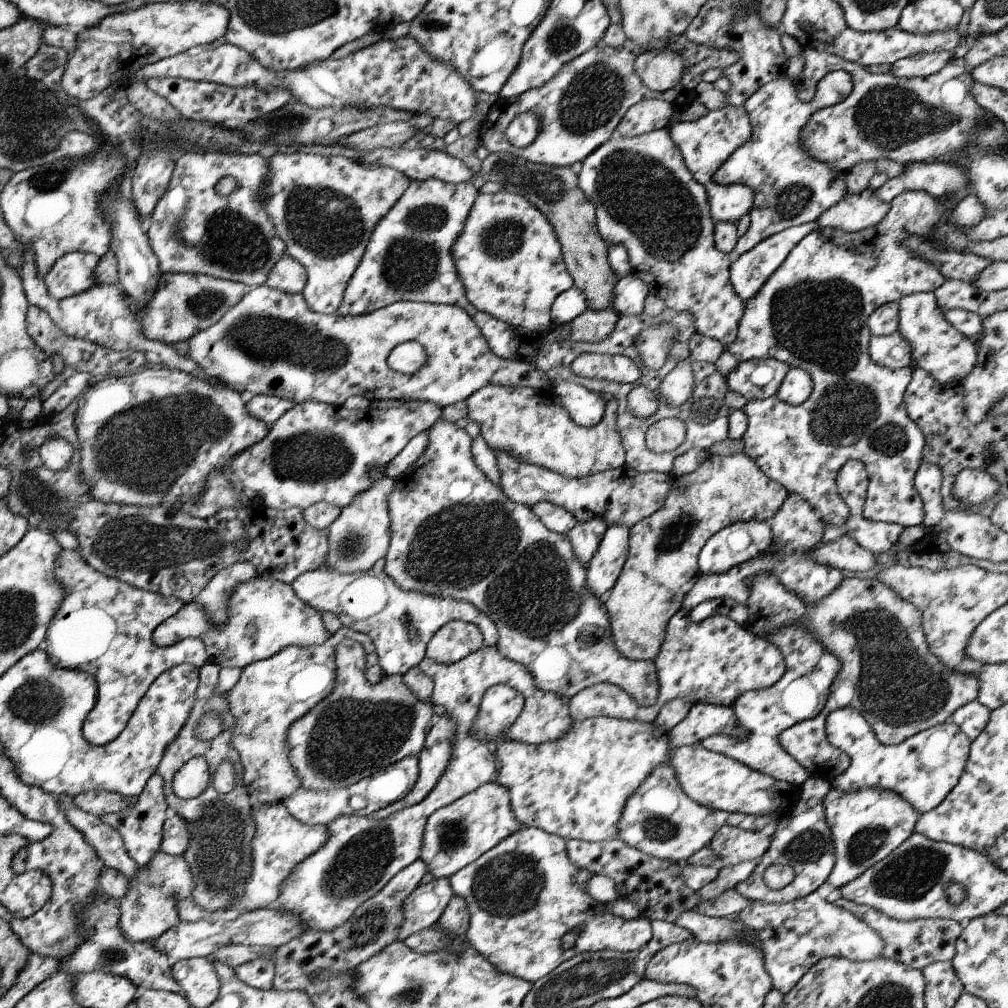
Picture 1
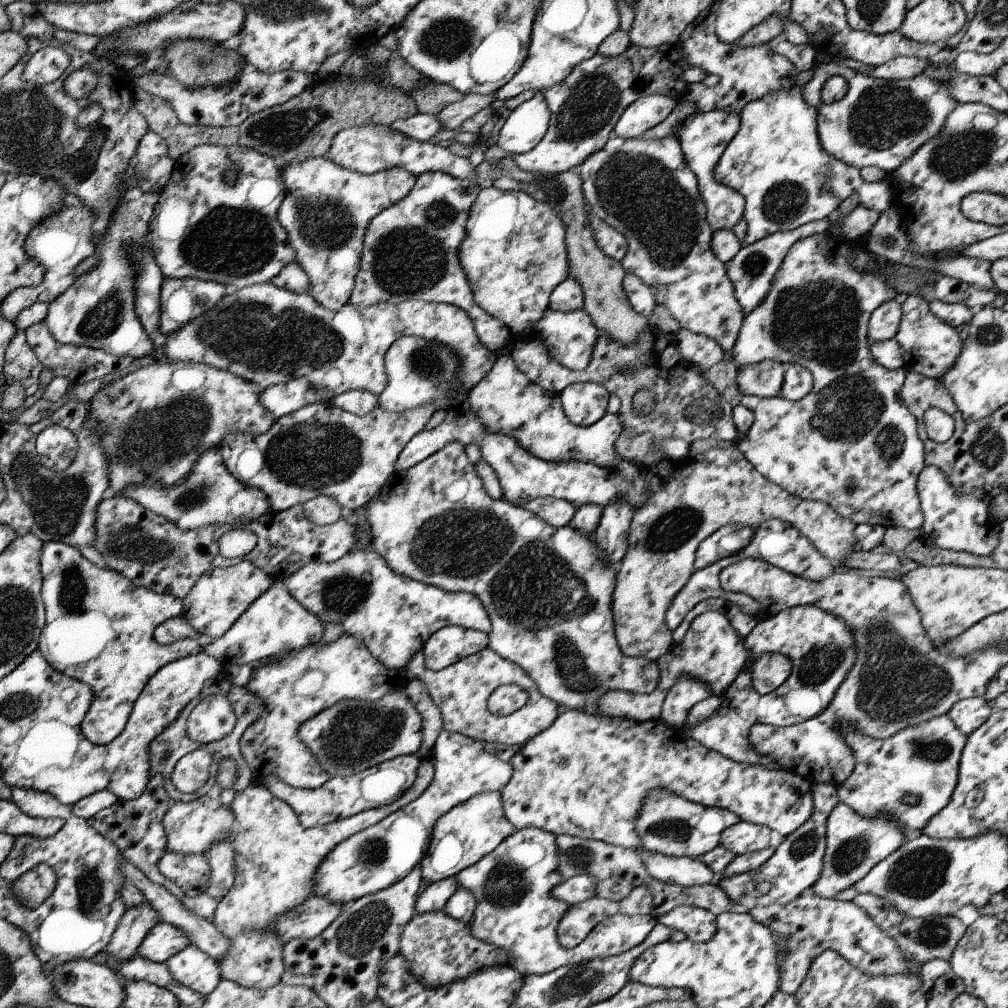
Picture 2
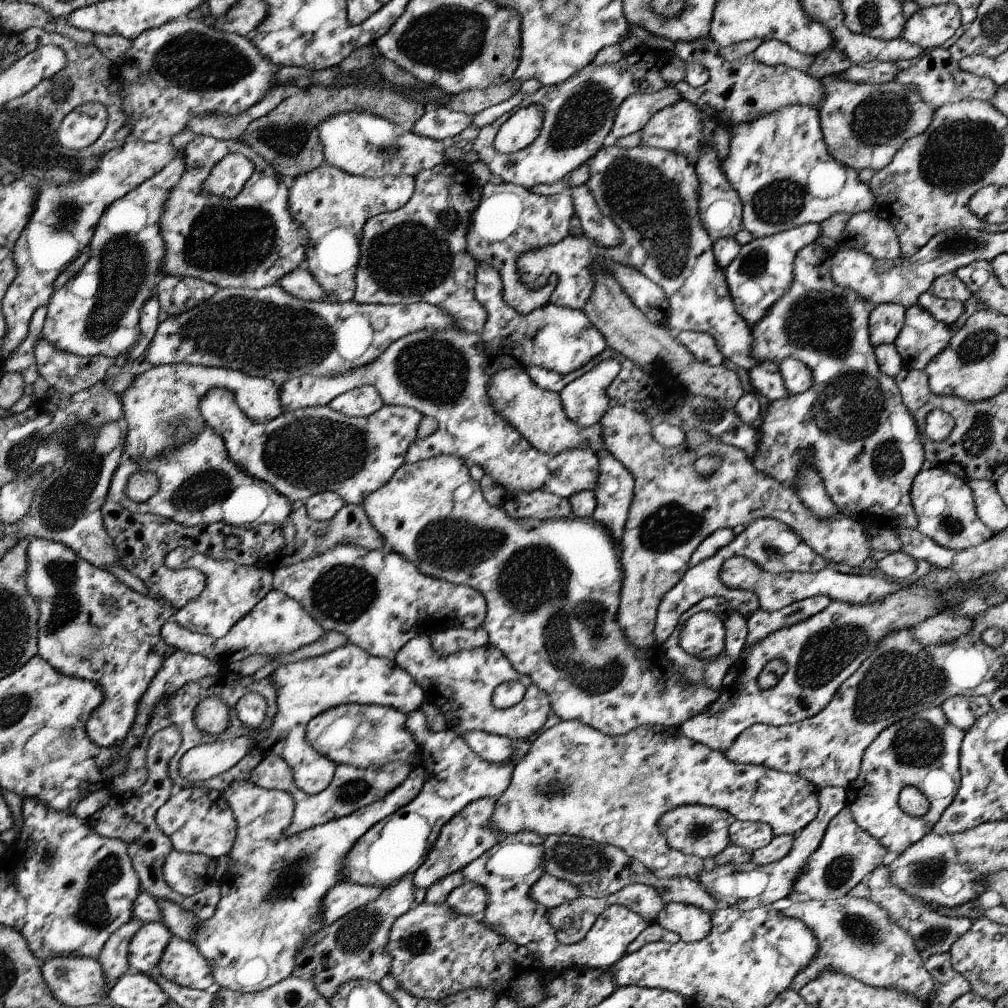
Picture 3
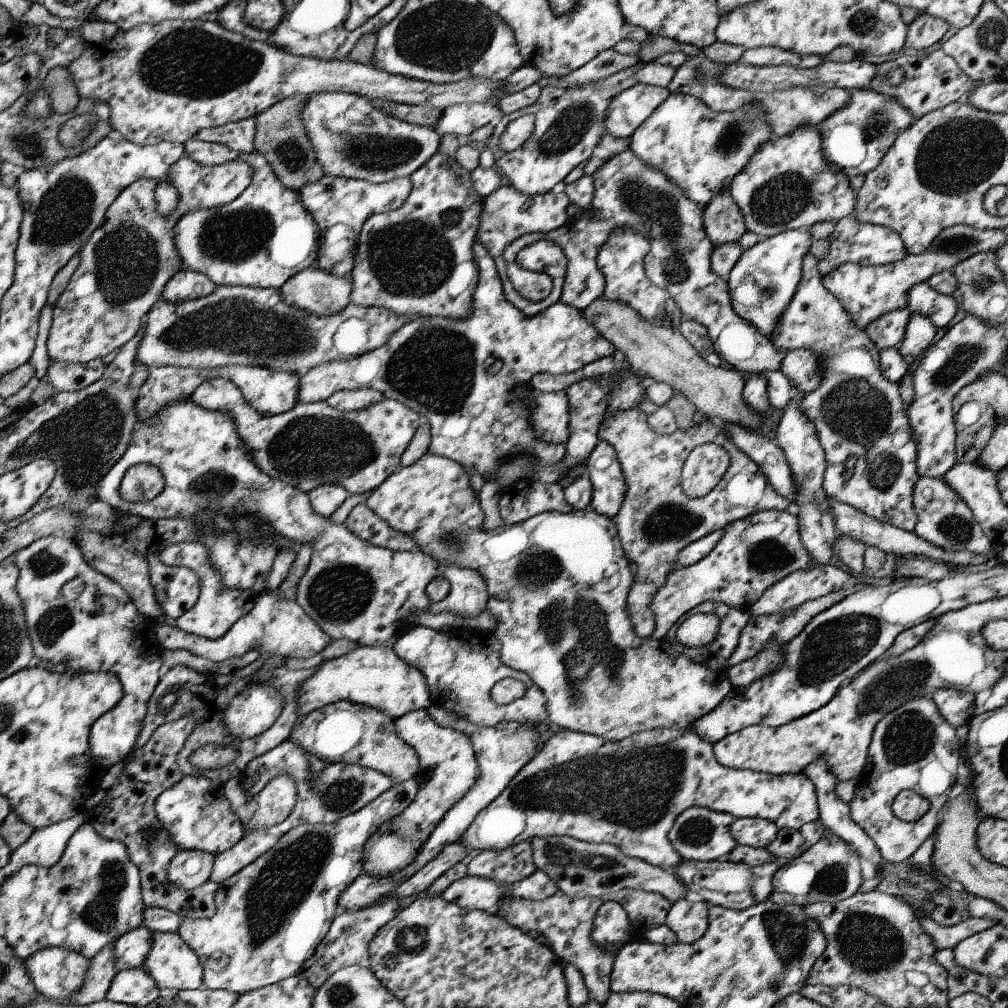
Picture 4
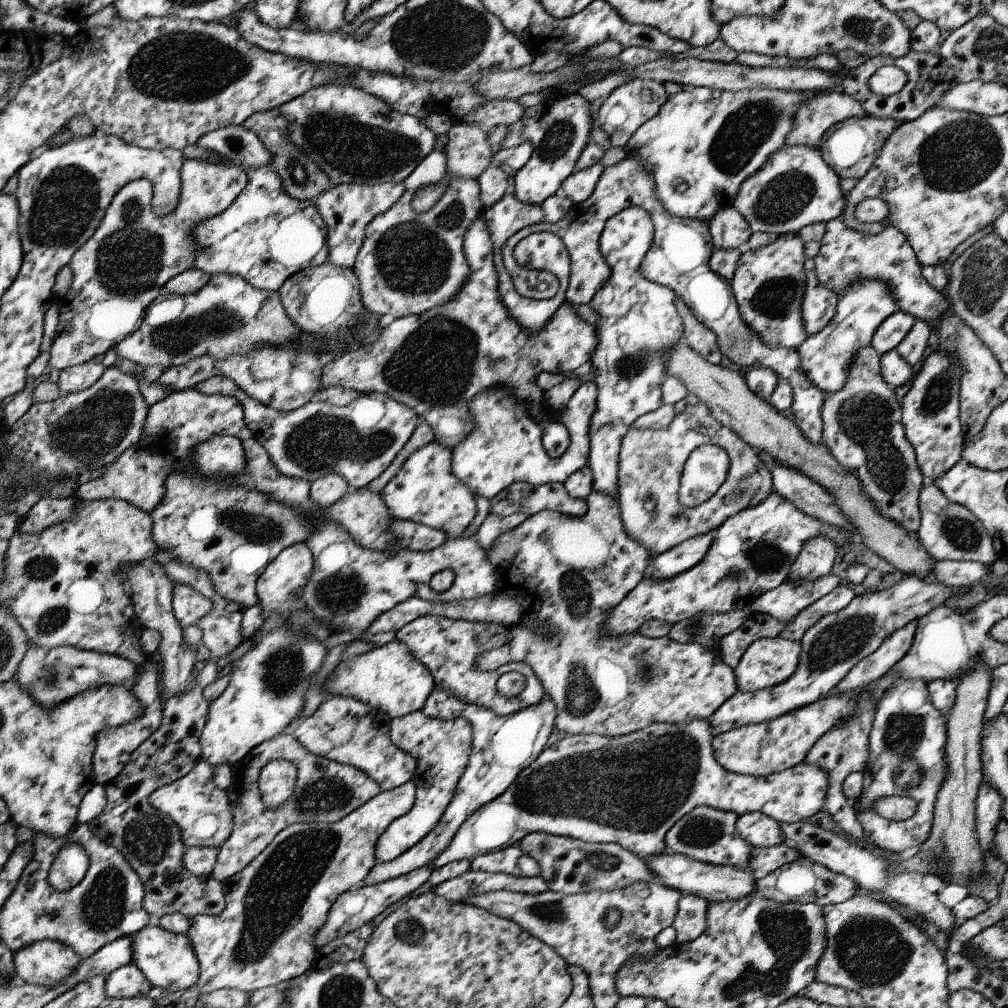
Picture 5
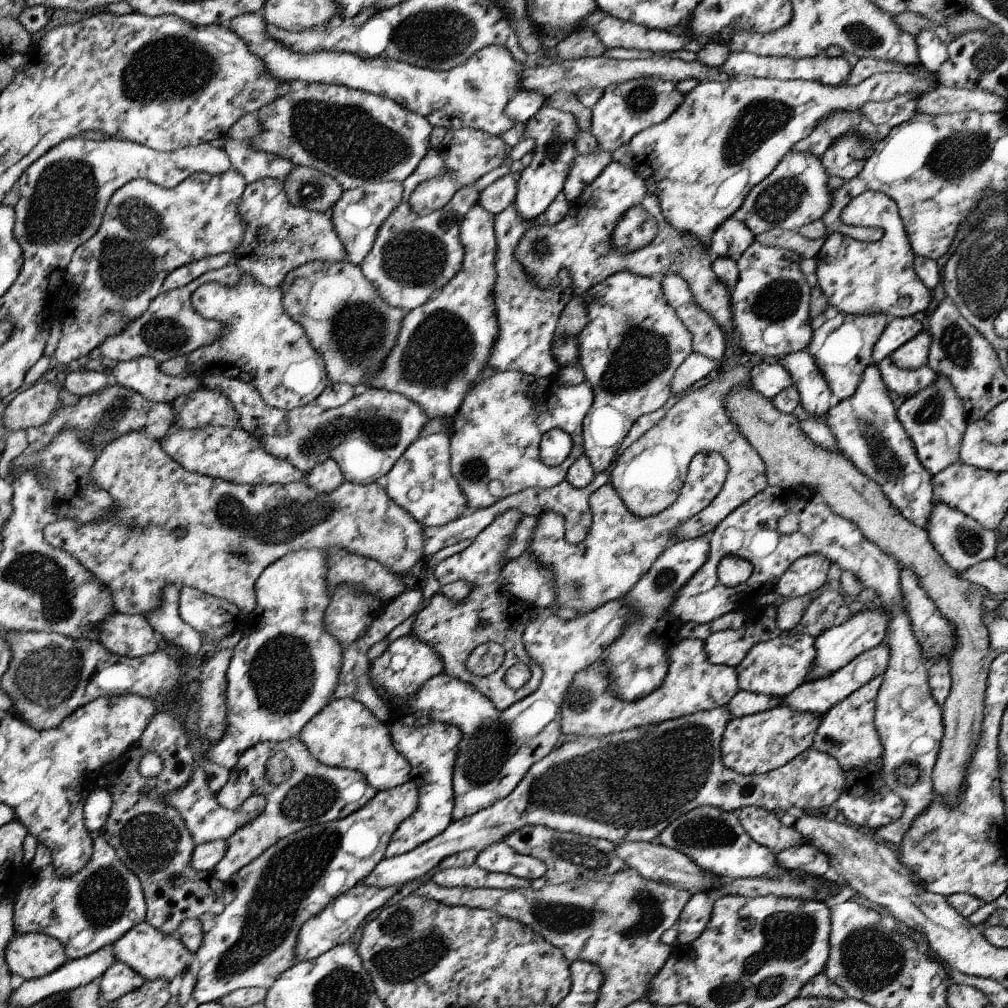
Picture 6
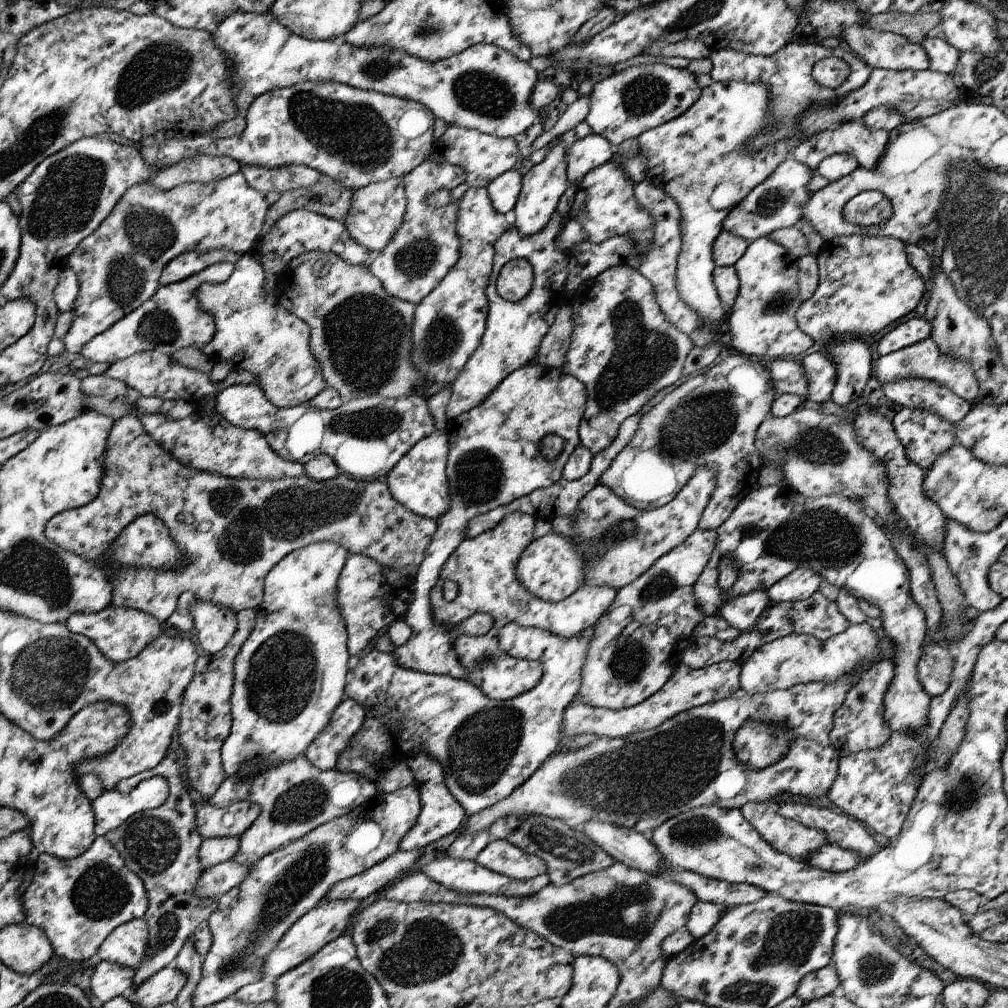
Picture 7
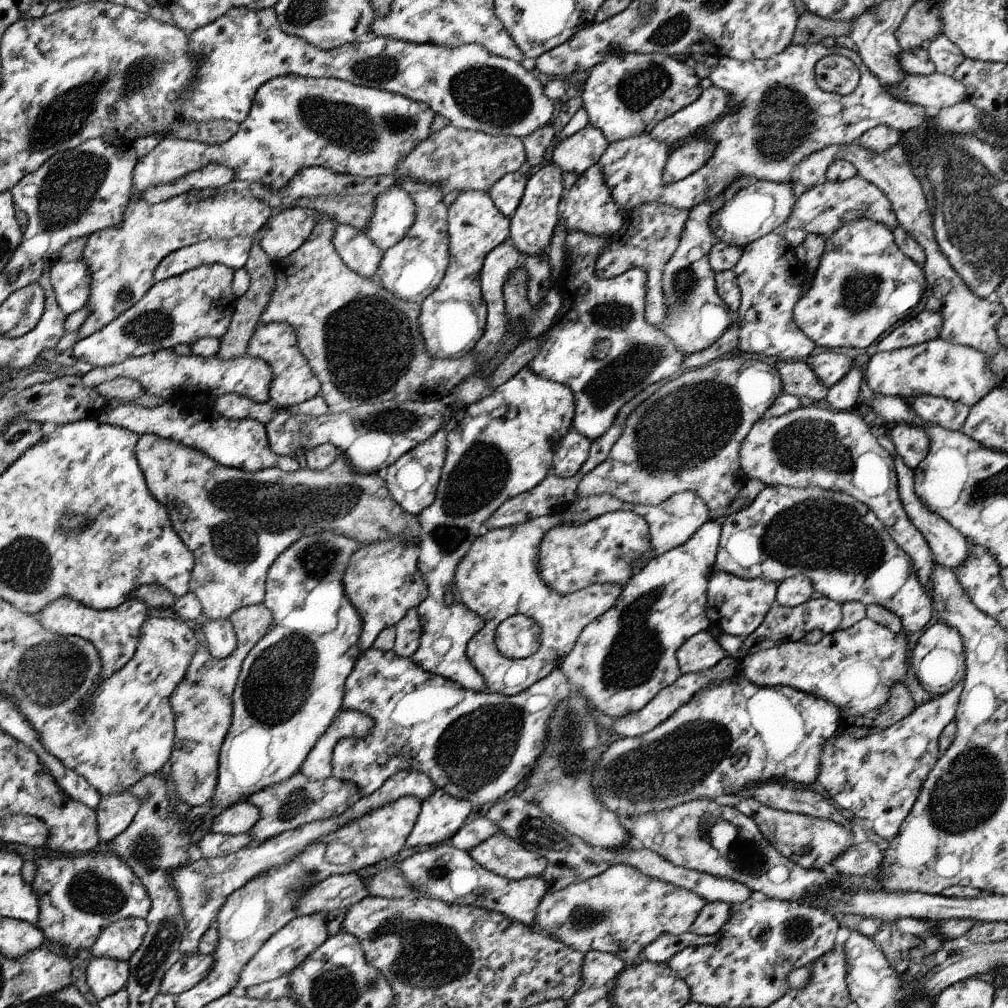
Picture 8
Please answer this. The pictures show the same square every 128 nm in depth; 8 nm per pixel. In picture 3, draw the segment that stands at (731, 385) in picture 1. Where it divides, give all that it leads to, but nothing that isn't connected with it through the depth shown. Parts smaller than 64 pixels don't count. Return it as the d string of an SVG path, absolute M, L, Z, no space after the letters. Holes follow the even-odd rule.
M760 361L748 371L754 392L774 402L790 396L779 366L772 361Z

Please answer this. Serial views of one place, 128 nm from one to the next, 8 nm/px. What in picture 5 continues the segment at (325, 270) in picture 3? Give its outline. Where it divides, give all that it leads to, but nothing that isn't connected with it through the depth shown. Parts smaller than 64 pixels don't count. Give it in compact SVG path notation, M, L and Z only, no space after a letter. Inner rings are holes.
M389 182L379 185L340 183L316 195L312 202L327 225L328 261L334 266L353 268L357 254L363 246L366 228L375 216L392 208L406 190L405 182Z

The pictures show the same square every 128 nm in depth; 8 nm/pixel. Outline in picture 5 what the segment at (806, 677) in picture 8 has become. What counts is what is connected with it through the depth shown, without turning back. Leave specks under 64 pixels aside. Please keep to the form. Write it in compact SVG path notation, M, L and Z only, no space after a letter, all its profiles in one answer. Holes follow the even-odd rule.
M762 637L752 643L742 655L738 666L733 669L737 687L741 691L757 691L764 687L774 686L787 679L796 670L800 649L800 641L791 641L780 637L773 639Z

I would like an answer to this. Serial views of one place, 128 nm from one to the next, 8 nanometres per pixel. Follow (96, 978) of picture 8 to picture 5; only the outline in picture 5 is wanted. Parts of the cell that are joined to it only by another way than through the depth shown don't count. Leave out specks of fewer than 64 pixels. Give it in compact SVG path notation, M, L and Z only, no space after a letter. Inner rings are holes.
M133 962L107 975L107 996L113 999L148 997L156 992L146 975Z

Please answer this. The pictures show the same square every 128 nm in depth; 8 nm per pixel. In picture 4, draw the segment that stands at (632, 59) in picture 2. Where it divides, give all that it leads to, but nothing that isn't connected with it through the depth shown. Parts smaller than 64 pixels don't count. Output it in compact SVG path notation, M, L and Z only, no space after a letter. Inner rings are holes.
M632 65L629 67L626 67L624 70L620 69L619 71L616 71L614 74L611 74L608 76L608 78L603 78L600 80L595 80L589 83L584 83L583 85L570 85L567 87L558 88L552 85L546 85L545 87L542 87L541 94L538 97L538 99L532 103L531 105L528 105L527 107L518 109L517 111L514 111L513 113L510 113L508 115L502 116L501 119L498 120L498 122L494 123L493 127L493 133L490 135L490 138L487 140L485 148L488 150L493 150L497 152L495 164L494 167L498 169L498 172L501 175L508 176L508 180L510 180L510 184L516 188L516 190L519 190L522 194L527 195L539 195L544 194L545 192L548 192L556 186L559 182L562 182L580 162L584 162L586 159L590 159L590 154L592 154L592 150L596 148L596 145L599 144L601 138L605 135L606 132L606 123L605 120L607 119L607 110L610 106L610 103L612 102L612 99L615 96L618 96L622 91L625 91L626 89L629 89L631 86L634 86L635 84L638 84L638 79L635 77L637 74L637 66ZM527 114L534 114L535 116L535 129L532 133L532 136L520 147L516 150L513 150L512 152L506 152L506 151L500 151L499 150L499 136L501 135L501 132L507 127L507 124L510 124L510 121L513 121L514 119L517 119L519 116L524 116Z

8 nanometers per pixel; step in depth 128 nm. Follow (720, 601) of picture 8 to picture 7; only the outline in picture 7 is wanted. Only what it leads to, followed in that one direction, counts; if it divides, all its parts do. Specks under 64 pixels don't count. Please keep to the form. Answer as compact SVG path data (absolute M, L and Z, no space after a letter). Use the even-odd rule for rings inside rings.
M729 588L722 590L727 592L727 600L717 614L722 615L727 623L740 632L751 631L761 610L770 602L767 591L755 590L736 597L729 594Z

